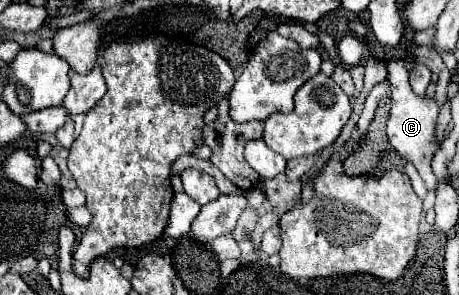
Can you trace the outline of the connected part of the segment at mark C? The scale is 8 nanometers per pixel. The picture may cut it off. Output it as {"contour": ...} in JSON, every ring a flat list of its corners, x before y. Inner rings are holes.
{"contour":[[391,61,389,63,389,81,391,81,391,87,393,87,393,93,391,93,391,113,389,113,389,119,387,119,387,137,389,137,389,143,405,157,409,159,421,179,425,181,427,185,427,191,435,191,435,175,431,171,431,159,439,147,439,143,435,141,435,123,437,123,437,103,433,99,427,99,427,97,421,97,417,99,417,95,413,95,411,91,411,85,409,85,409,73,405,71,403,67,403,61]]}

